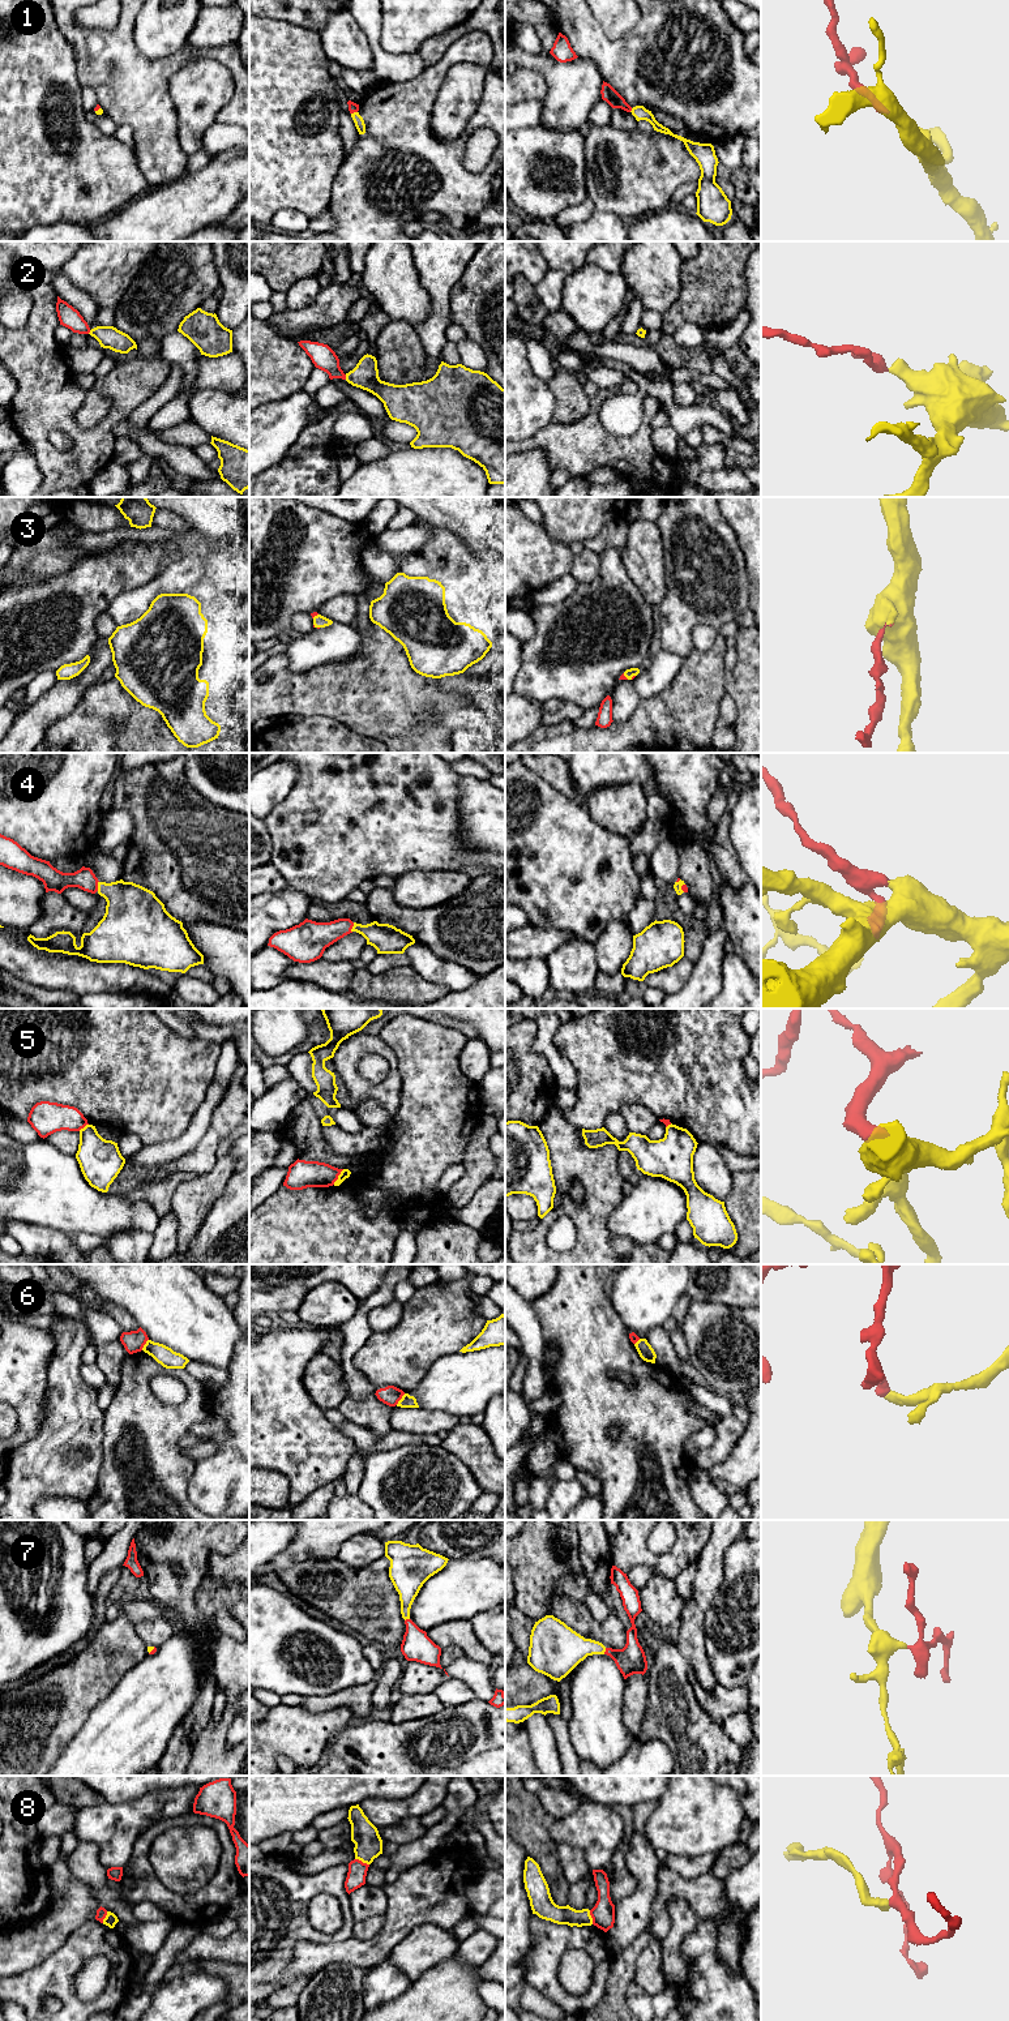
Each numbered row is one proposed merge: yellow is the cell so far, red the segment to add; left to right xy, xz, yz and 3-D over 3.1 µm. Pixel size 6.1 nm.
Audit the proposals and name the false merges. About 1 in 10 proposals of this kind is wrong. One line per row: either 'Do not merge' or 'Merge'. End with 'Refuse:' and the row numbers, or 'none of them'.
1: Merge
2: Merge
3: Merge
4: Merge
5: Do not merge
6: Do not merge
7: Merge
8: Do not merge
Refuse: 5, 6, 8

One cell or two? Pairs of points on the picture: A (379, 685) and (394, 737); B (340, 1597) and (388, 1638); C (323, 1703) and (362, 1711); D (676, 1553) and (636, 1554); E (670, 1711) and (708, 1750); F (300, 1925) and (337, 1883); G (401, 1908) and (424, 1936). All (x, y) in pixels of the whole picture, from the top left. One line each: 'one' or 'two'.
A: one
B: one
C: one
D: one
E: one
F: one
G: two

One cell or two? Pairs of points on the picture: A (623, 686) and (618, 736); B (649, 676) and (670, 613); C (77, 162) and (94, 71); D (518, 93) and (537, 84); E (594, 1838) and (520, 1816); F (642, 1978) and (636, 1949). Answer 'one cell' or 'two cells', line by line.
A: two cells
B: two cells
C: two cells
D: one cell
E: two cells
F: two cells

